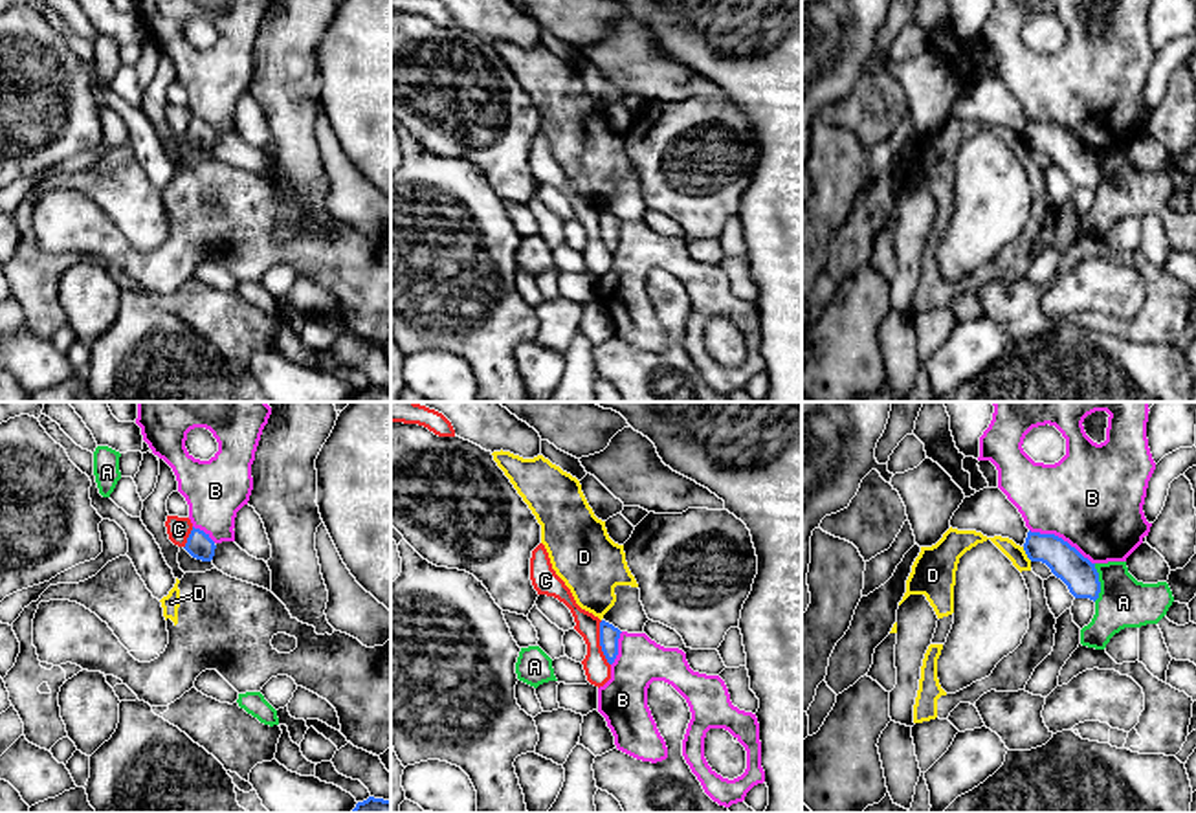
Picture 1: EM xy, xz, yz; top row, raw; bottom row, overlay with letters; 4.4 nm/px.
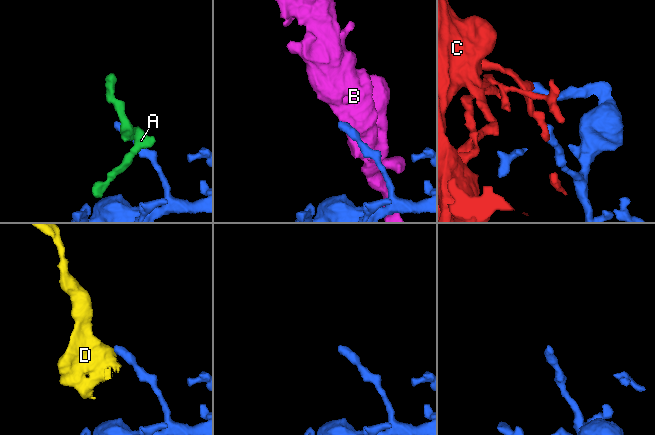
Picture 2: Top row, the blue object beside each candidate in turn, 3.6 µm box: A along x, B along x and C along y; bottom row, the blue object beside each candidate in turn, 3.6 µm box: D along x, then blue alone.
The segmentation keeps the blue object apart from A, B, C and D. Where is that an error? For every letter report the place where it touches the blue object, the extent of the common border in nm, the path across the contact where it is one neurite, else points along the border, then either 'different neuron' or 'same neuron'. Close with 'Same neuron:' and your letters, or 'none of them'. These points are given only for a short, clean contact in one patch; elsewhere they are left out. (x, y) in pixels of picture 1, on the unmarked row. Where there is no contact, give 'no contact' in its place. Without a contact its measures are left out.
A: meets blue in yz at (1099, 171); contact 170 nm long; border along yz (1094, 153), (1099, 164), (1099, 186), (1096, 189); different neuron
B: meets blue in yz at (1061, 127); contact 320 nm long; different neuron
C: meets blue in xz at (600, 232); contact 200 nm long; different neuron
D: meets blue in yz at (1026, 142); contact 80 nm long; border along yz (1022, 136), (1031, 149); different neuron
Same neuron: none of them

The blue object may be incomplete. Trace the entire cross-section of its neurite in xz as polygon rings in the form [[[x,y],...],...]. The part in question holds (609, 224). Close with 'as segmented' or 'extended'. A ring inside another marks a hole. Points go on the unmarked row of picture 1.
[[[605,209],[600,211],[600,235],[609,253],[613,253],[618,244],[620,222],[613,213]]]; as segmented

